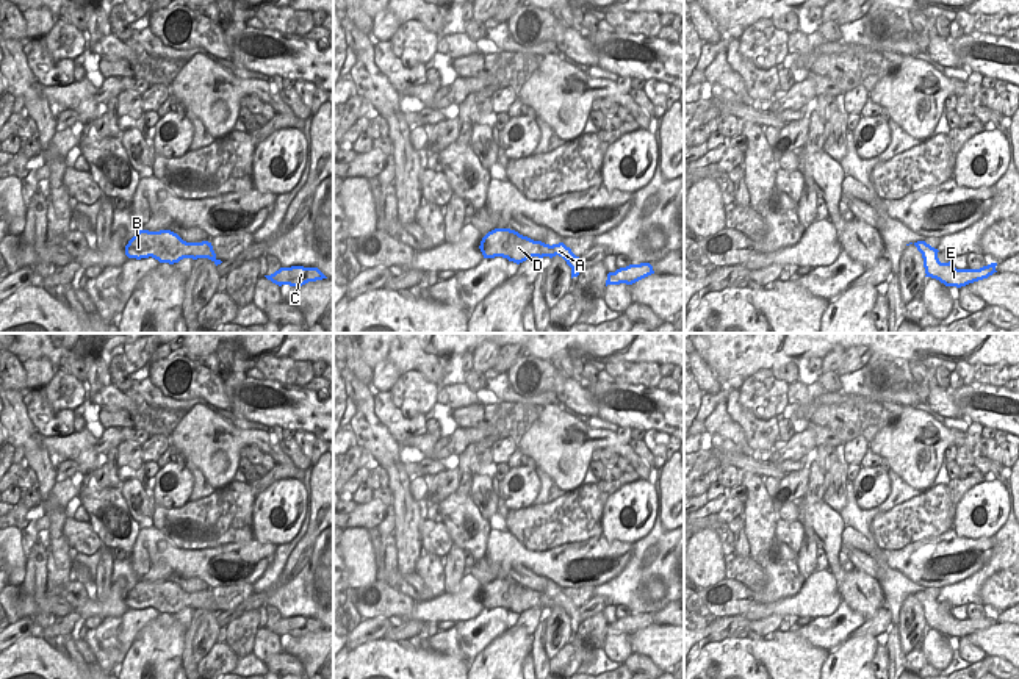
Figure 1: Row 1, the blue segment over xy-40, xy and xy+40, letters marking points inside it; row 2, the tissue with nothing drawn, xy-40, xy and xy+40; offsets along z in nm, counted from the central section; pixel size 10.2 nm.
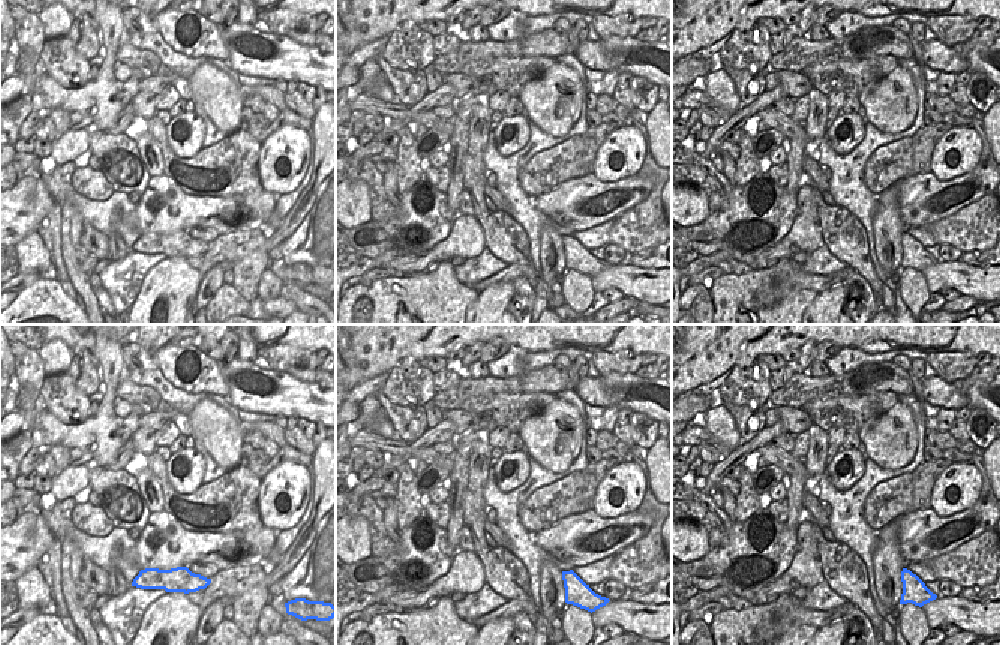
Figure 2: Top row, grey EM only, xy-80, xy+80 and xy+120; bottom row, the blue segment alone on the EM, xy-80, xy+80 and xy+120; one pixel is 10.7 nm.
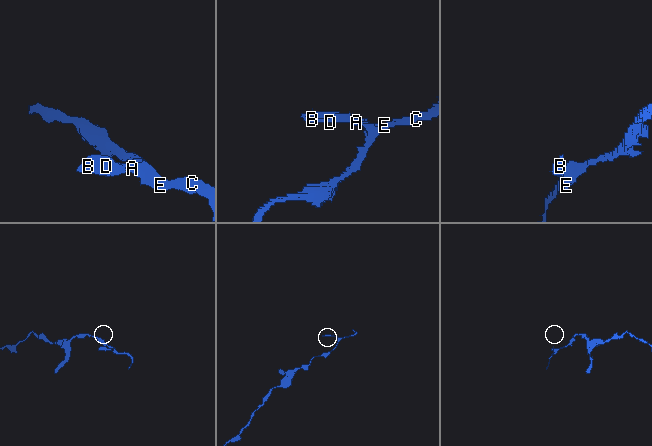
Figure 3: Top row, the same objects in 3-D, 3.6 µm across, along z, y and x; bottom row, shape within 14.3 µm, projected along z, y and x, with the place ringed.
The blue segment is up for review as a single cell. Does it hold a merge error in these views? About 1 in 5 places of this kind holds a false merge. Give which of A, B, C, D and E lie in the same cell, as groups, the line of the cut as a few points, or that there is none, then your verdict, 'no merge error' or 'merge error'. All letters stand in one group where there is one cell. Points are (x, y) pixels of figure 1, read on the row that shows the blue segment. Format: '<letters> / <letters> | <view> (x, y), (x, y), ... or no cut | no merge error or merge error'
A B C D E | no cut | no merge error

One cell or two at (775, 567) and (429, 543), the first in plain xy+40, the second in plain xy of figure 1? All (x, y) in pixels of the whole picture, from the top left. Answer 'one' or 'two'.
two

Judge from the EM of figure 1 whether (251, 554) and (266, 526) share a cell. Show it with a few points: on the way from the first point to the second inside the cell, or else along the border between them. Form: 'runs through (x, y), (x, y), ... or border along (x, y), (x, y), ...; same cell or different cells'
border along (254, 537), (262, 543), (273, 543), (276, 546); different cells

